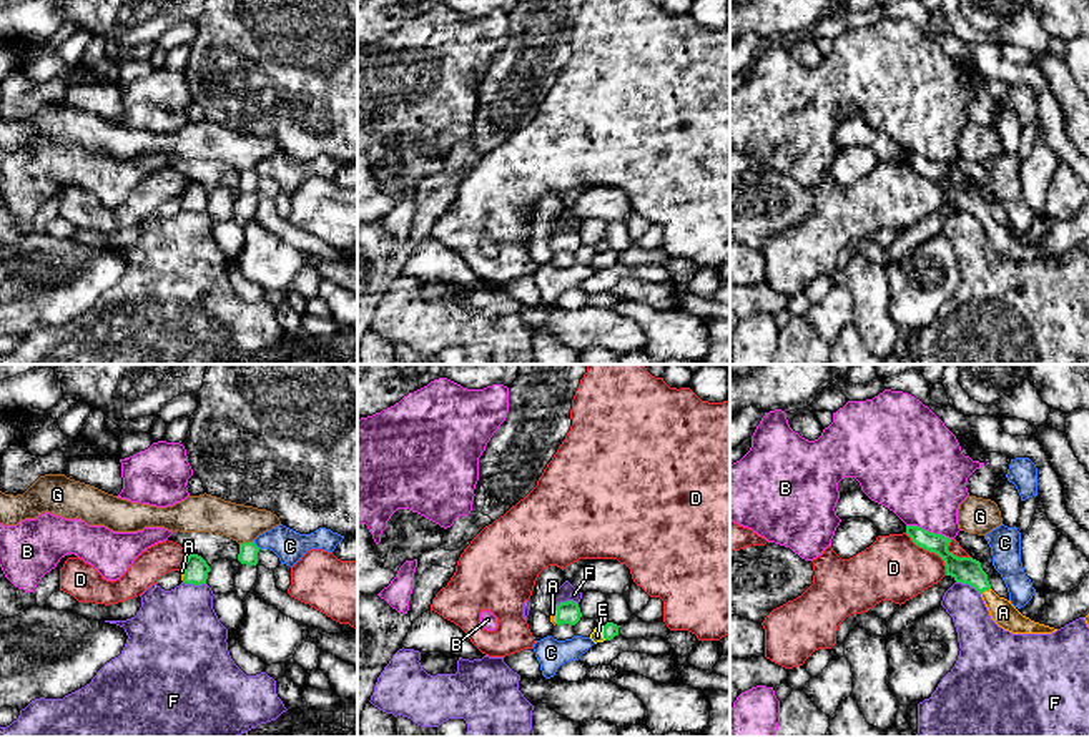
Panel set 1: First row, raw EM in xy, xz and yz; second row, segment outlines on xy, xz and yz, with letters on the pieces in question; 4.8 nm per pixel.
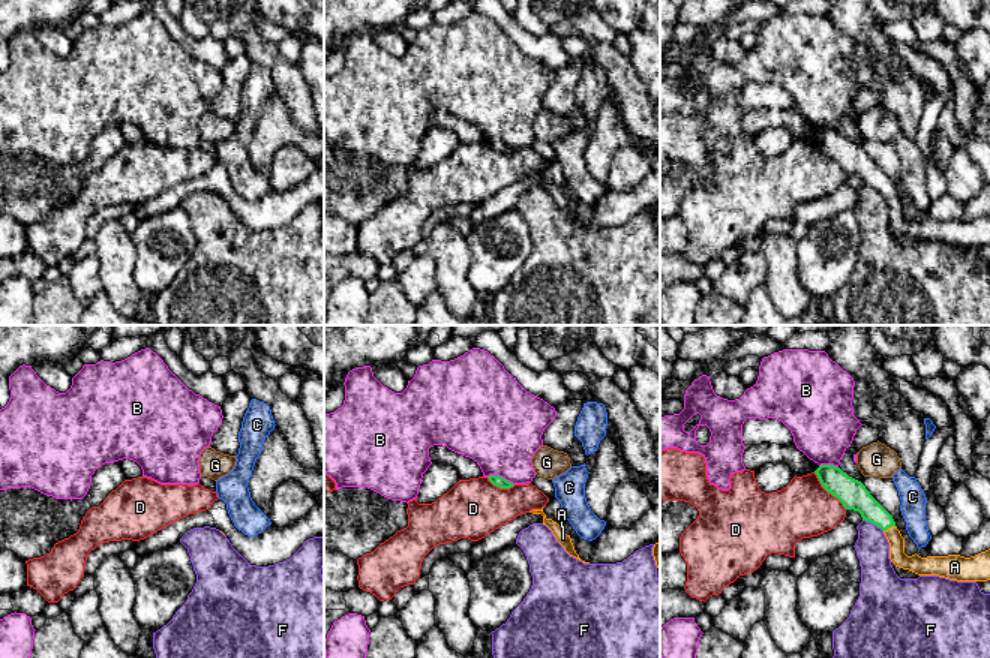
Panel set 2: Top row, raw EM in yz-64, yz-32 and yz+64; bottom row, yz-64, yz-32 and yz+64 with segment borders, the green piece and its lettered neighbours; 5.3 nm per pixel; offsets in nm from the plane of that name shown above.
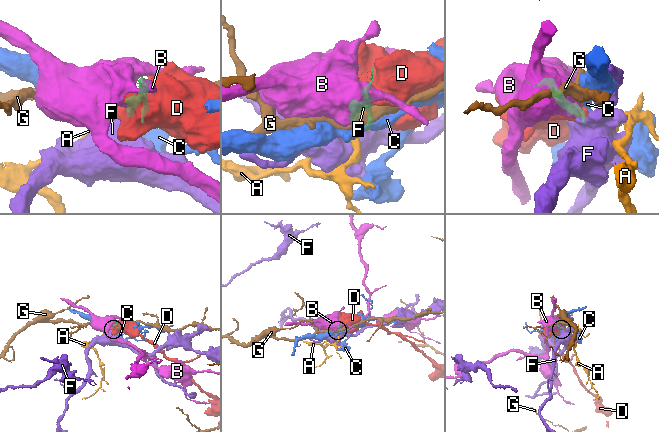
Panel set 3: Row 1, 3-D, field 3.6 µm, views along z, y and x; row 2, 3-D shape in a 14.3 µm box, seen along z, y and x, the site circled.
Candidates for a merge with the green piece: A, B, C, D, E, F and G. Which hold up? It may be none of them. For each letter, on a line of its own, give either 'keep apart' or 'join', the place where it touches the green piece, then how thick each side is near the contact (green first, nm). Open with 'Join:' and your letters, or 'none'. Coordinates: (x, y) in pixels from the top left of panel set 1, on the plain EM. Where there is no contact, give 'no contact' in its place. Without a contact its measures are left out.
Join: A, E
A: join; contact yz (985, 217); calibres 130 and 120 nm
B: keep apart; contact yz (928, 158); calibres 120 and 420 nm
C: keep apart; contact xy (255, 172); calibres 100 and 160 nm
D: keep apart; contact yz (931, 178); calibres 130 and 320 nm
E: join; contact xz (604, 260); calibres 70 and 60 nm
F: keep apart; contact yz (968, 210); calibres 130 and 190 nm
G: keep apart; contact xy (246, 170); calibres 100 and 190 nm

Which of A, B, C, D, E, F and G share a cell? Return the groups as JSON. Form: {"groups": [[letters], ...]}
{"groups": [["A", "E"], ["B"], ["C"], ["D"], ["F"], ["G"]]}

